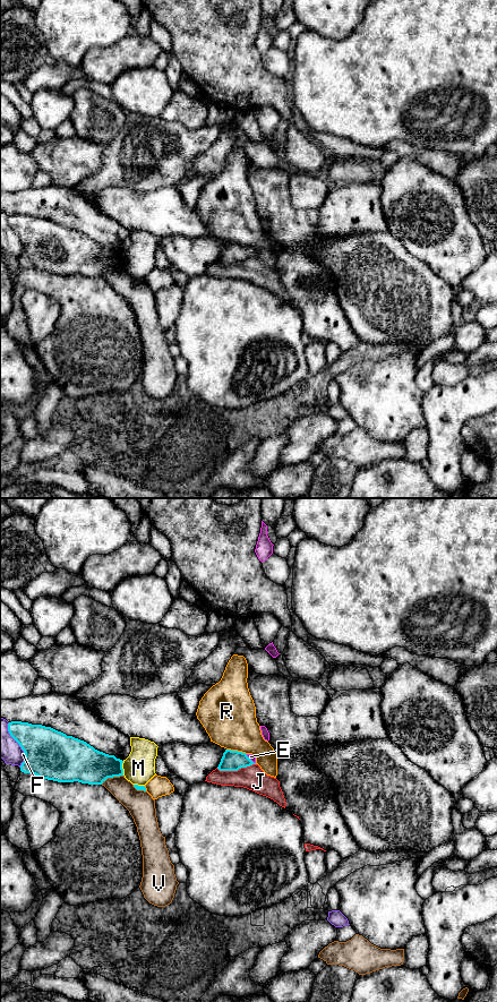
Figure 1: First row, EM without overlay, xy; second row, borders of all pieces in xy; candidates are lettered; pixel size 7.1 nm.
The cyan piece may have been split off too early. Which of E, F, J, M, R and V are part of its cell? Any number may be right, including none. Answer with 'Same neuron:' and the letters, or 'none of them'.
Same neuron: E

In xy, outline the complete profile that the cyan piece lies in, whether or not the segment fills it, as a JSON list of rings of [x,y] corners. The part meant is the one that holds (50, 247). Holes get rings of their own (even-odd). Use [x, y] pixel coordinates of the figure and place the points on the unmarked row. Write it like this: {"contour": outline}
{"contour": [[[11,214],[8,216],[8,224],[25,246],[25,254],[20,258],[24,266],[33,266],[58,275],[78,274],[88,277],[102,277],[108,271],[123,268],[122,252],[100,245],[86,234],[51,220]]]}

